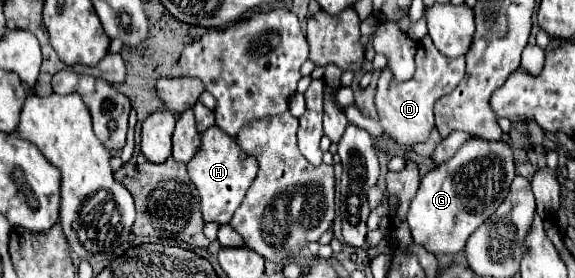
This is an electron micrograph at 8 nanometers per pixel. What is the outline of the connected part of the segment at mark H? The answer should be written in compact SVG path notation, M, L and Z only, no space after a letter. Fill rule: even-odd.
M212 125L202 133L202 145L196 157L188 163L188 175L192 177L192 183L196 185L200 193L202 203L202 215L204 221L216 221L220 225L230 223L232 215L240 207L250 183L254 181L258 173L258 161L256 157L244 153L238 145L238 139L232 135L226 135L220 127Z

